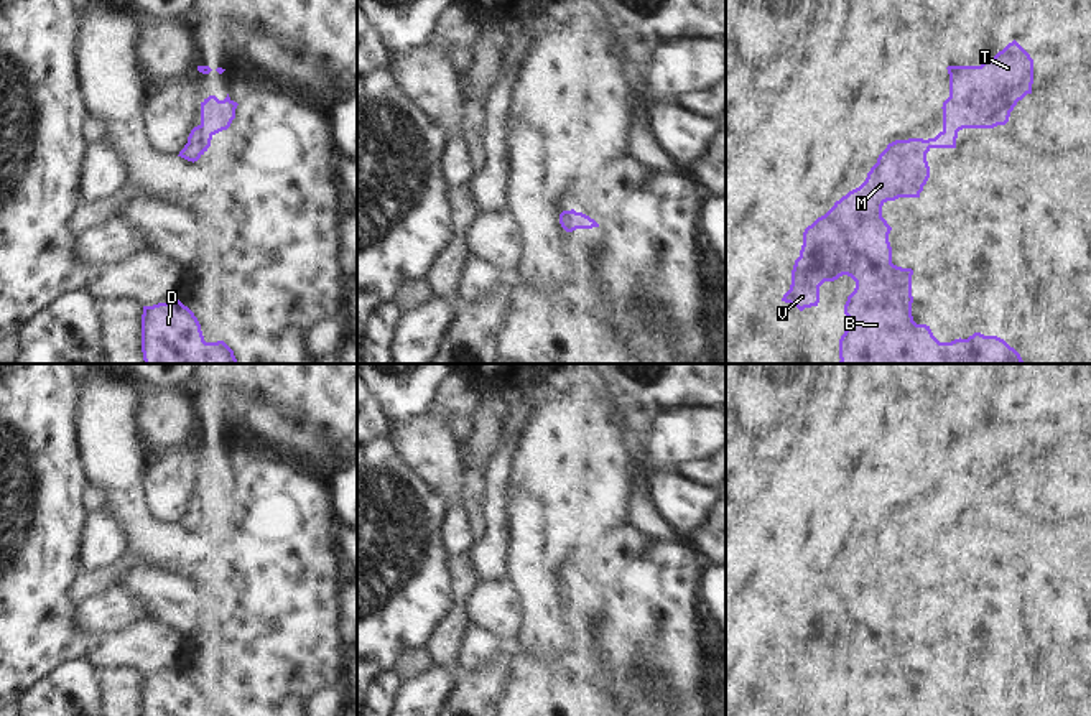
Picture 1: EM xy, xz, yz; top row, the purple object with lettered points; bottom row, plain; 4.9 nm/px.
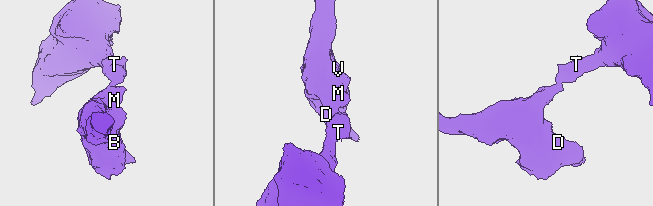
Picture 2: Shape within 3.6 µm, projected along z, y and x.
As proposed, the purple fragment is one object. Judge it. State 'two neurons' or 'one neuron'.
one neuron

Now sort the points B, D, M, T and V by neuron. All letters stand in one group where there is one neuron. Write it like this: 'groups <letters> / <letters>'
groups B D M T V

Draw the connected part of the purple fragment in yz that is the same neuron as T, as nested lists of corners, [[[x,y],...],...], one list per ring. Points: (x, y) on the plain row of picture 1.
[[[1014,408],[981,435],[948,435],[949,466],[943,471],[943,499],[935,507],[895,509],[879,523],[866,550],[843,565],[803,601],[800,625],[792,639],[790,658],[782,670],[800,680],[818,675],[819,655],[843,644],[856,650],[847,665],[844,683],[851,688],[839,708],[839,716],[1010,716],[997,704],[974,701],[968,708],[940,711],[930,695],[917,693],[912,685],[912,637],[892,632],[889,602],[892,596],[882,586],[882,574],[898,566],[920,566],[930,546],[926,522],[931,517],[956,517],[963,497],[994,497],[1009,491],[1010,481],[1027,463],[1032,463],[1033,428]]]

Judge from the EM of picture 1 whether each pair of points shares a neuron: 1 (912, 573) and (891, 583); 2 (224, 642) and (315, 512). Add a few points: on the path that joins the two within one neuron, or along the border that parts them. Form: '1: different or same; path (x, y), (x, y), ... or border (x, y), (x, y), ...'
1: same; path (907, 576), (896, 581)
2: same; path (257, 609), (267, 599), (267, 583), (282, 545)

